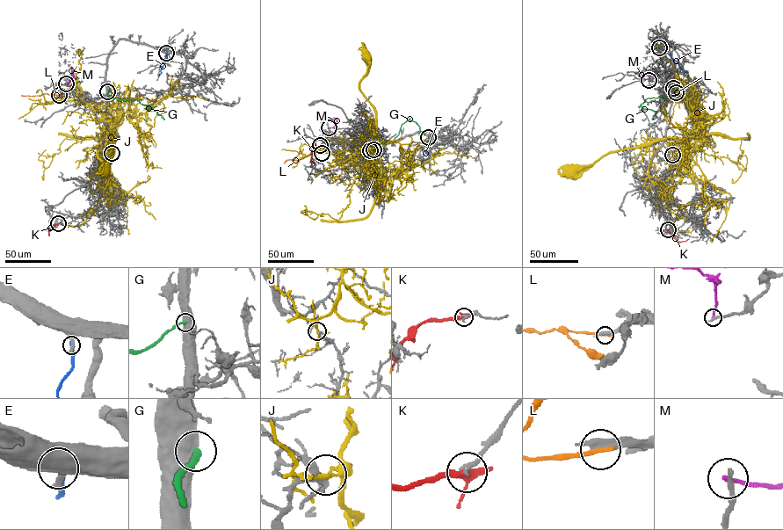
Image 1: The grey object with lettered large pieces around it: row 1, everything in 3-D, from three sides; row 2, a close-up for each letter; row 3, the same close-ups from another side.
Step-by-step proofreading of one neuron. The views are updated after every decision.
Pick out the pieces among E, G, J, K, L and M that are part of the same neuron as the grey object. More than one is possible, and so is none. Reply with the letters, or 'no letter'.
no letter

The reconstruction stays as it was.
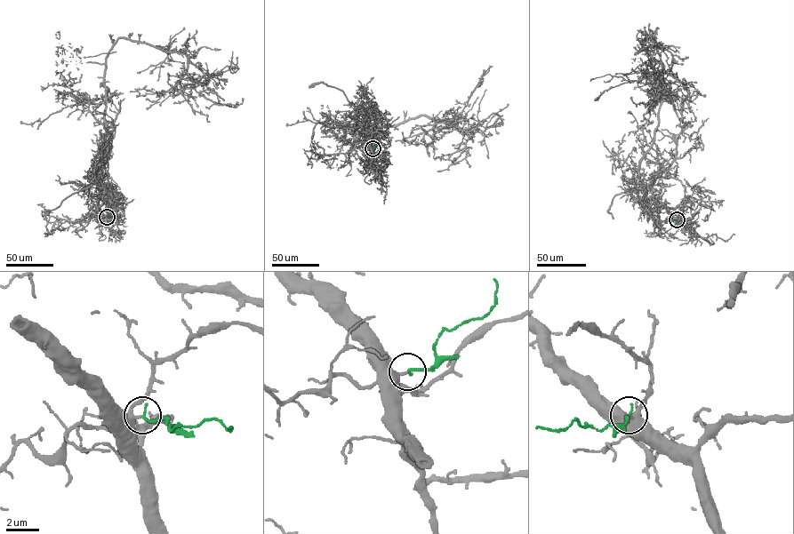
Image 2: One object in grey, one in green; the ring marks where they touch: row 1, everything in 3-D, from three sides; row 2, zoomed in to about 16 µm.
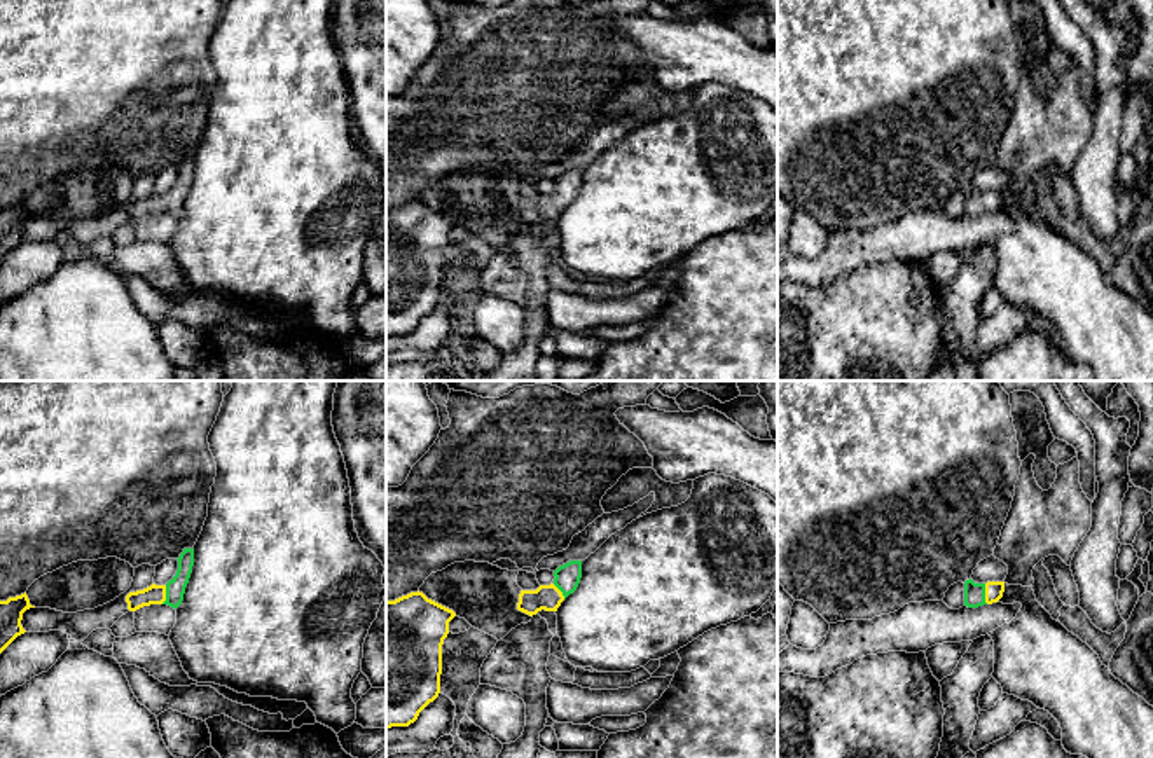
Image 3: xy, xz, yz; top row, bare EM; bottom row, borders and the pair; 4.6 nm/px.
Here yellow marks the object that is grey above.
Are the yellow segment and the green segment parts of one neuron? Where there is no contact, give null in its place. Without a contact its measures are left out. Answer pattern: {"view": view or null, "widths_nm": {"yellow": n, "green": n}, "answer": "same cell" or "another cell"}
{"view": "yz", "widths_nm": {"yellow": 80, "green": 100}, "answer": "same cell"}

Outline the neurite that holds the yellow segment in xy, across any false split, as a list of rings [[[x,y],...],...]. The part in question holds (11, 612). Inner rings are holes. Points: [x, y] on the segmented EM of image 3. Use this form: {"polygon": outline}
{"polygon": [[[24,594],[0,601],[0,653],[26,631],[21,625],[23,613],[30,608],[30,599]]]}

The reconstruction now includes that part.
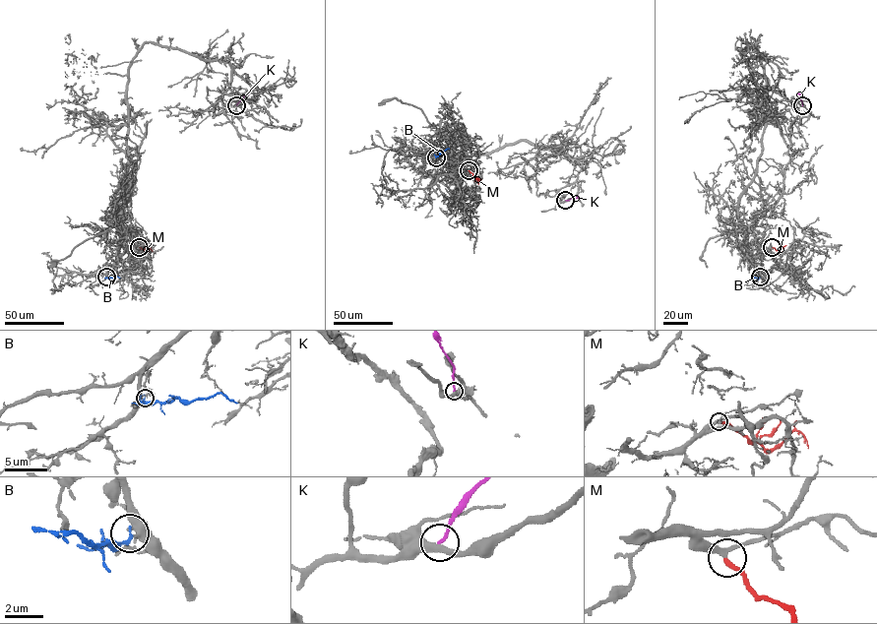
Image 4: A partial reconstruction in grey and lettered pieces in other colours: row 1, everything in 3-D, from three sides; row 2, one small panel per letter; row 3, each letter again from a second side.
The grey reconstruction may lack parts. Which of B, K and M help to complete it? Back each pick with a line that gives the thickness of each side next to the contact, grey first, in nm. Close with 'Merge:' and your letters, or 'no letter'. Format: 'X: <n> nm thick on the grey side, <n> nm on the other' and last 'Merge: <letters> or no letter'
B: 300 nm thick on the grey side, 160 nm on the other
M: 260 nm thick on the grey side, 260 nm on the other
Merge: B, M

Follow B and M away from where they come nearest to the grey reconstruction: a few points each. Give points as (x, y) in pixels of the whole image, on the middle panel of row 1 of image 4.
B: (436, 157), (449, 149)
M: (469, 170), (478, 184)

